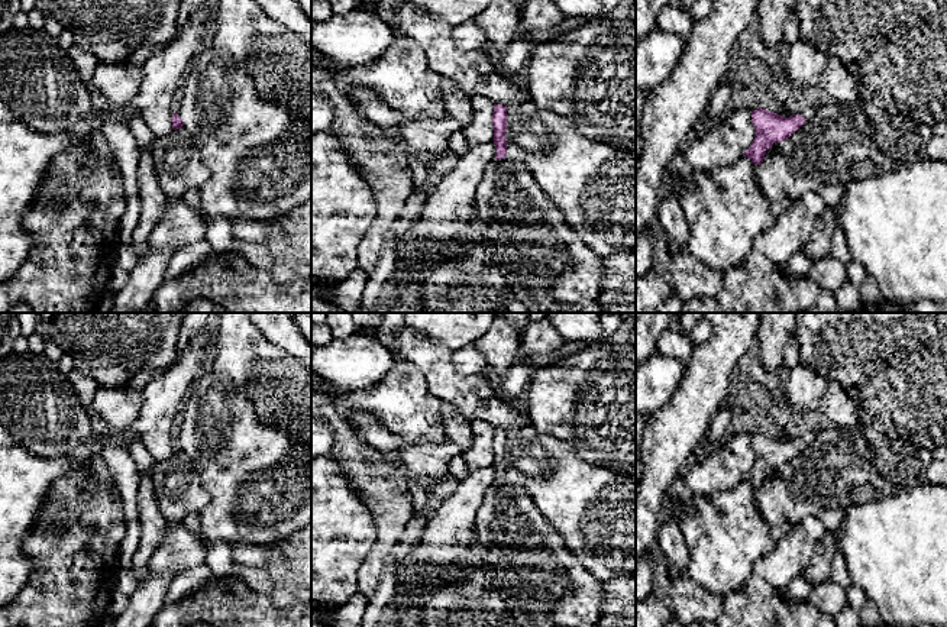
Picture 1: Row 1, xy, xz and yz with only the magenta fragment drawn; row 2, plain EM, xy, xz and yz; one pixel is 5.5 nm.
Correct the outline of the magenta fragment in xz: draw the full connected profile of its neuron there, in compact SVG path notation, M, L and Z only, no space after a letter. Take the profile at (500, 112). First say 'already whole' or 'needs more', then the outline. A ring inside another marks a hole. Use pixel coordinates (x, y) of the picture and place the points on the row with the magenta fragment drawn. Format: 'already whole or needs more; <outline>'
already whole; M494 104L494 116L492 116L492 126L494 126L494 143L495 143L495 158L502 159L507 156L507 107L502 104Z

